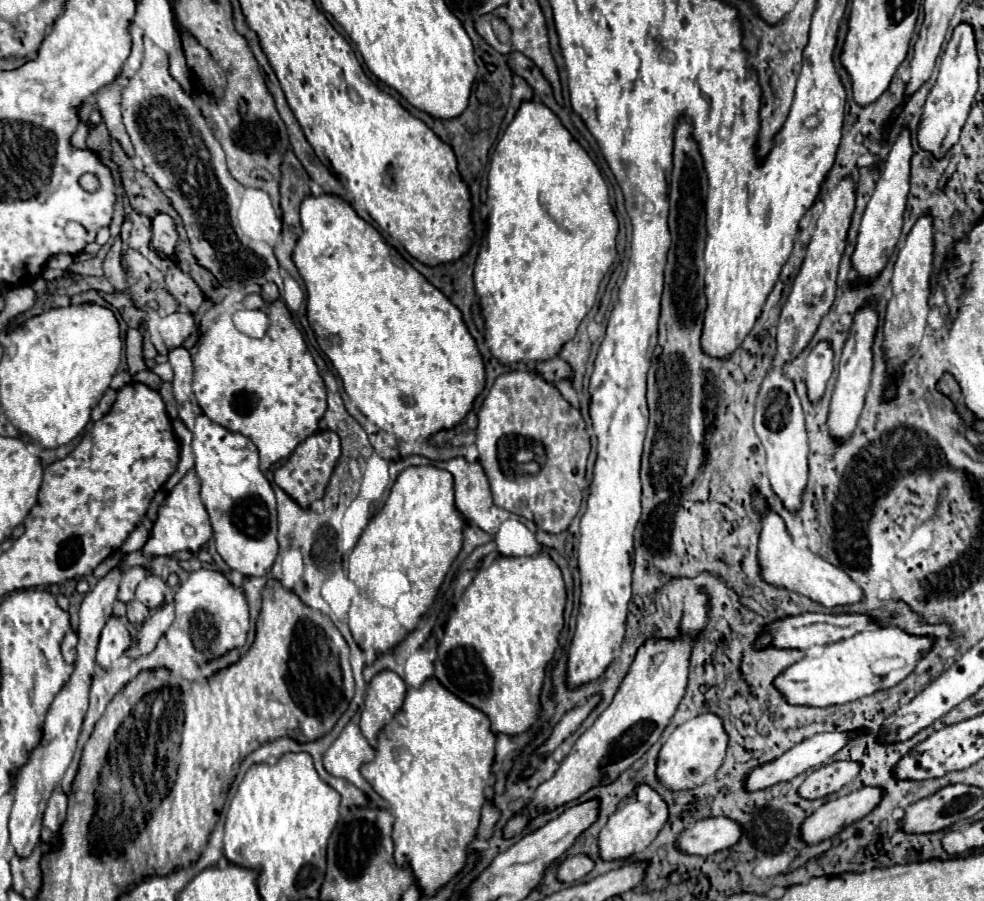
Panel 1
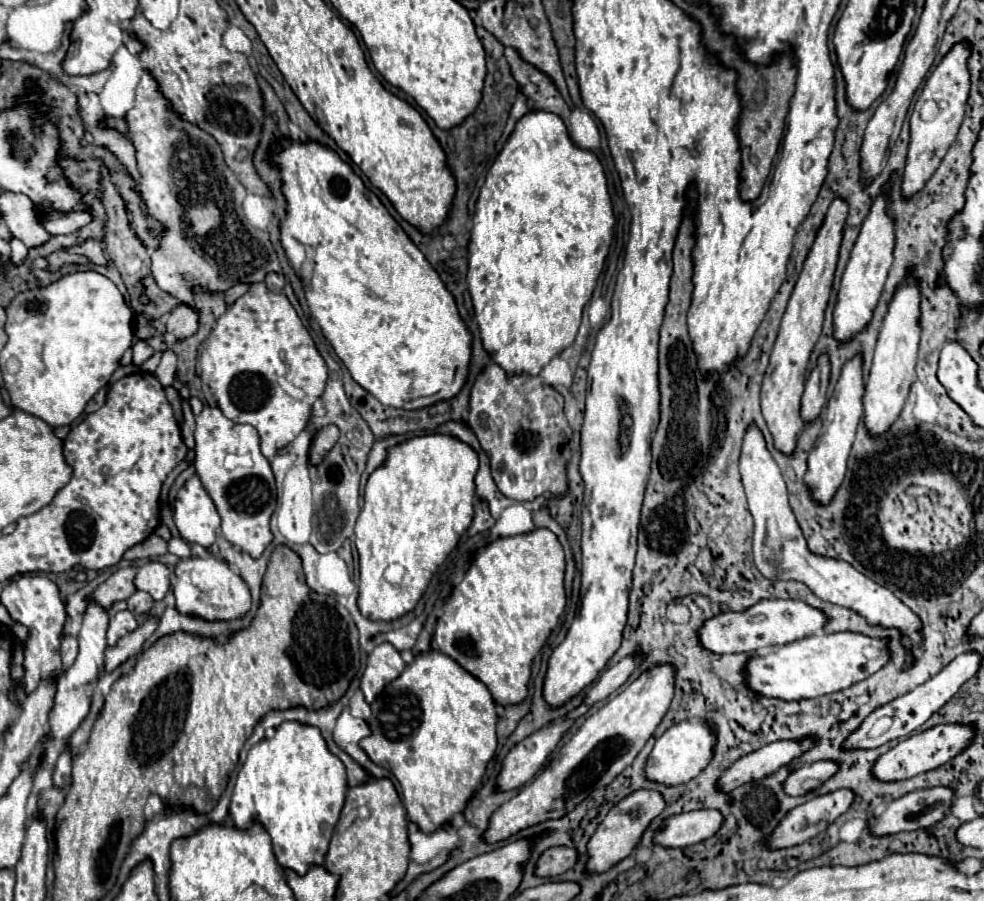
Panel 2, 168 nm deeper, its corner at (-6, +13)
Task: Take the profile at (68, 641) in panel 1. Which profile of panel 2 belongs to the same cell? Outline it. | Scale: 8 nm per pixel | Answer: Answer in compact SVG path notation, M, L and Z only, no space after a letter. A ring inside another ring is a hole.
M64 635L62 637L62 647L60 647L60 655L62 655L62 663L64 663L64 669L68 669L76 655L78 655L78 639L72 637L72 635Z

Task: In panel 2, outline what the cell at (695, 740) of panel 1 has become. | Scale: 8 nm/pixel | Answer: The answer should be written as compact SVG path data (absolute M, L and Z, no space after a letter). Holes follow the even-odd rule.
M682 721L674 727L670 727L654 745L648 765L646 765L646 777L664 785L682 785L694 779L712 759L714 755L714 731L710 723L706 721Z

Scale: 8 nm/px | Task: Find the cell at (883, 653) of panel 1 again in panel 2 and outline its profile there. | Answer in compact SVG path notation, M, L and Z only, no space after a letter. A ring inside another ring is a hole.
M818 633L786 645L766 645L750 651L748 685L764 697L776 699L812 699L818 695L836 693L874 675L890 661L890 639L874 639L862 633Z

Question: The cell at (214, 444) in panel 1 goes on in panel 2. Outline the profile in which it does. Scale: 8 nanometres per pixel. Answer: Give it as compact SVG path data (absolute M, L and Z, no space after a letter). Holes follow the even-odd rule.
M204 407L196 417L196 473L212 497L222 519L224 537L258 559L272 543L270 517L276 509L276 481L268 459L260 453L258 431L250 425L232 423L218 407Z

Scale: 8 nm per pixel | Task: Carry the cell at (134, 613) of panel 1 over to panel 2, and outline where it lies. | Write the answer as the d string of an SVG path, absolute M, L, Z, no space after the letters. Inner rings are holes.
M136 591L130 599L128 599L128 609L134 611L134 615L142 615L148 613L154 605L154 599L146 593L146 591Z

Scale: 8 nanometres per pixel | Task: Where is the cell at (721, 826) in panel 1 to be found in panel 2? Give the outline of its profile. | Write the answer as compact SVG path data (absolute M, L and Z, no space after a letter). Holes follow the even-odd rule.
M698 809L672 815L664 821L654 841L662 847L688 847L702 843L718 833L722 827L722 813L714 809Z

